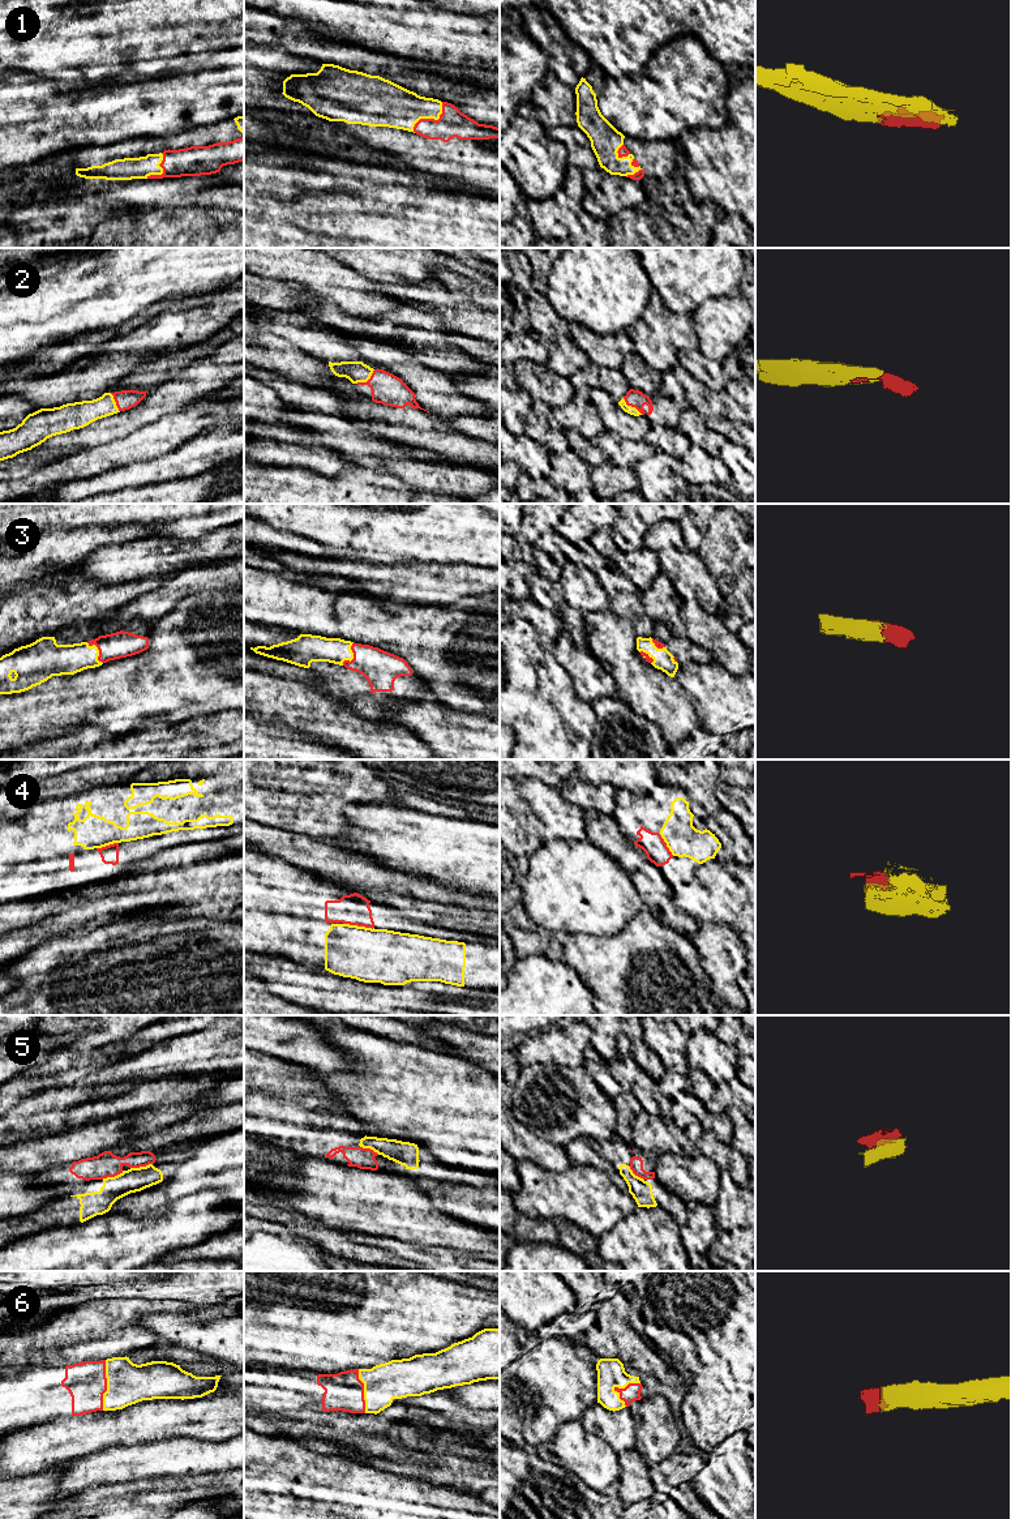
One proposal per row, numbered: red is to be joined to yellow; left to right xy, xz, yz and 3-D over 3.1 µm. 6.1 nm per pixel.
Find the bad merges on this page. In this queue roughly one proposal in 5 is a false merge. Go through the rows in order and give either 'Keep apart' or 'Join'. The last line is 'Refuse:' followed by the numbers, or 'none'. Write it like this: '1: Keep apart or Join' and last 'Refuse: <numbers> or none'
1: Join
2: Join
3: Join
4: Join
5: Join
6: Join
Refuse: none

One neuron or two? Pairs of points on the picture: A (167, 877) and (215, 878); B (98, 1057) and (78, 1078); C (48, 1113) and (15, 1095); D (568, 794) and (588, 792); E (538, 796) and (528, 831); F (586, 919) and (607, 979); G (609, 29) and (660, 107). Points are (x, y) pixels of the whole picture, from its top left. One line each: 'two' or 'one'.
A: one
B: one
C: two
D: one
E: one
F: two
G: two

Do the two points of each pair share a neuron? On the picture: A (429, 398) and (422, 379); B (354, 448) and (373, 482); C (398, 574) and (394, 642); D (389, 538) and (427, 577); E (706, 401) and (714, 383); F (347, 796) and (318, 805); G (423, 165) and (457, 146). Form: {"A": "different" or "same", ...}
{"A": "same", "B": "different", "C": "different", "D": "different", "E": "different", "F": "same", "G": "same"}

